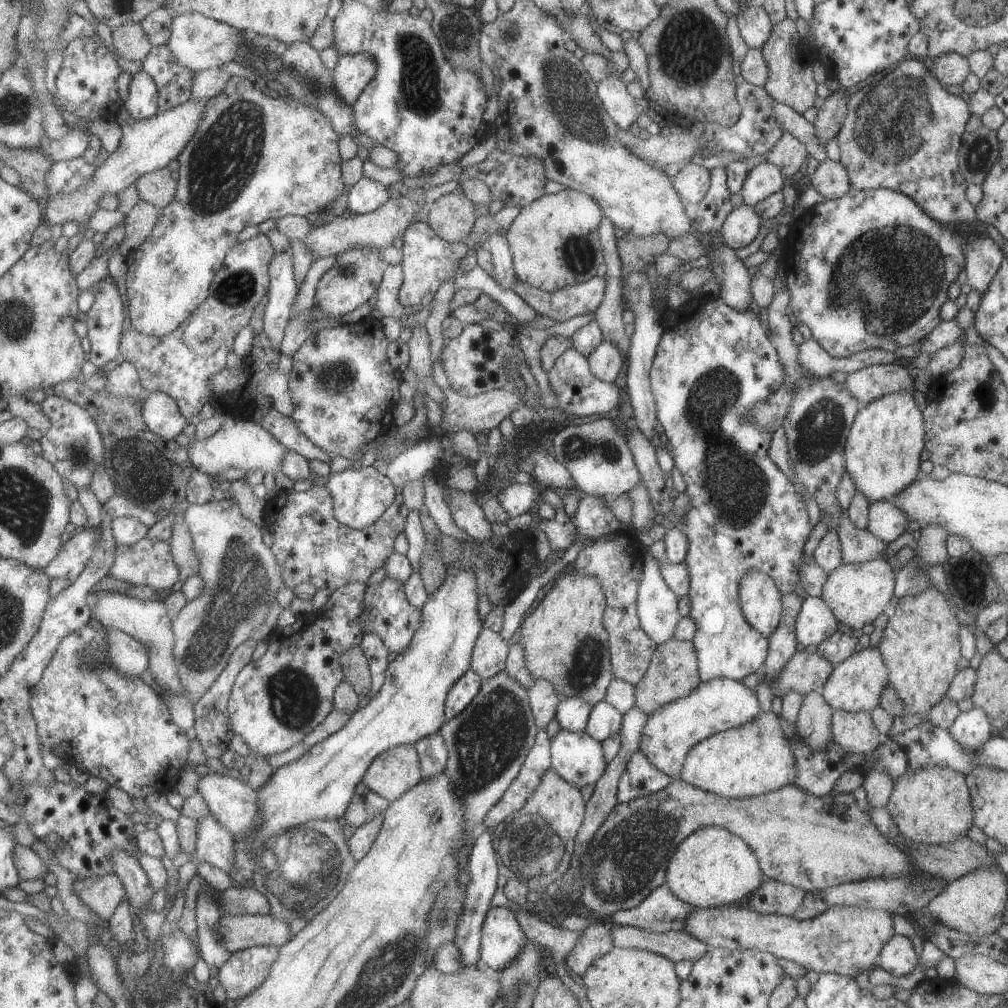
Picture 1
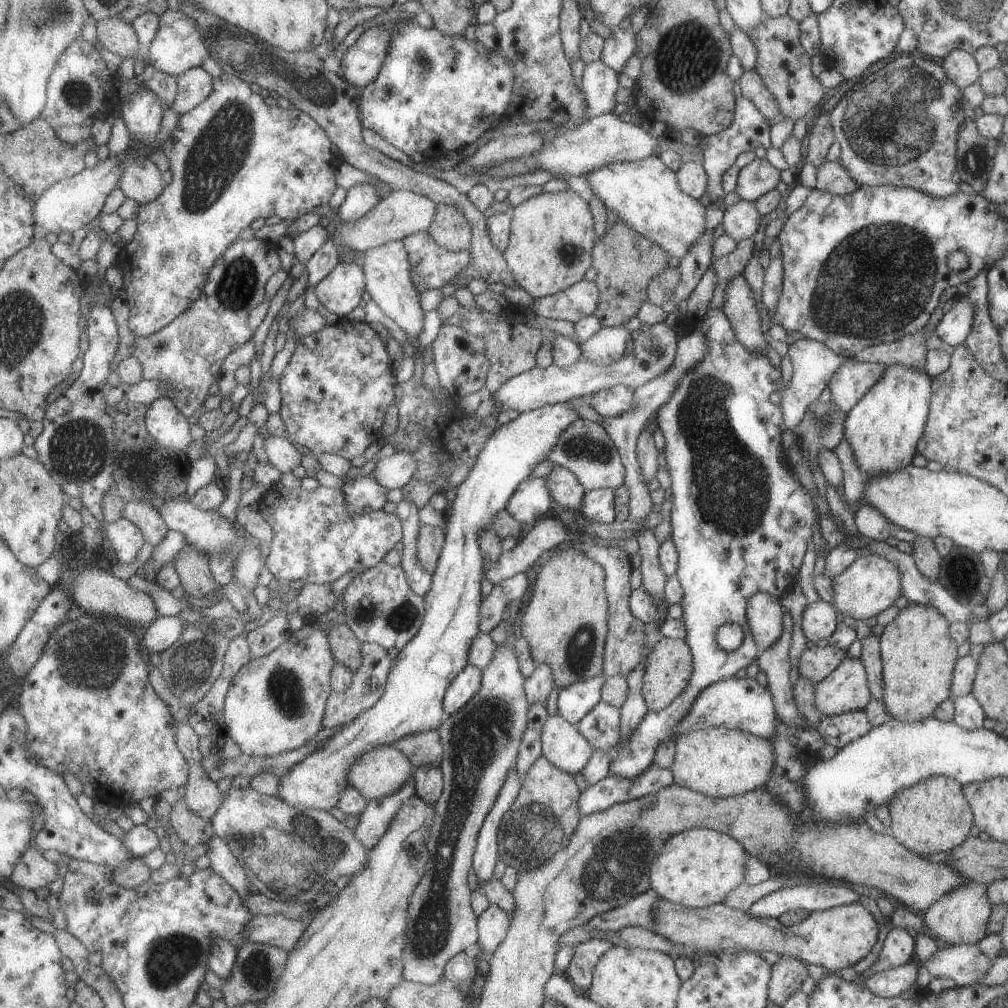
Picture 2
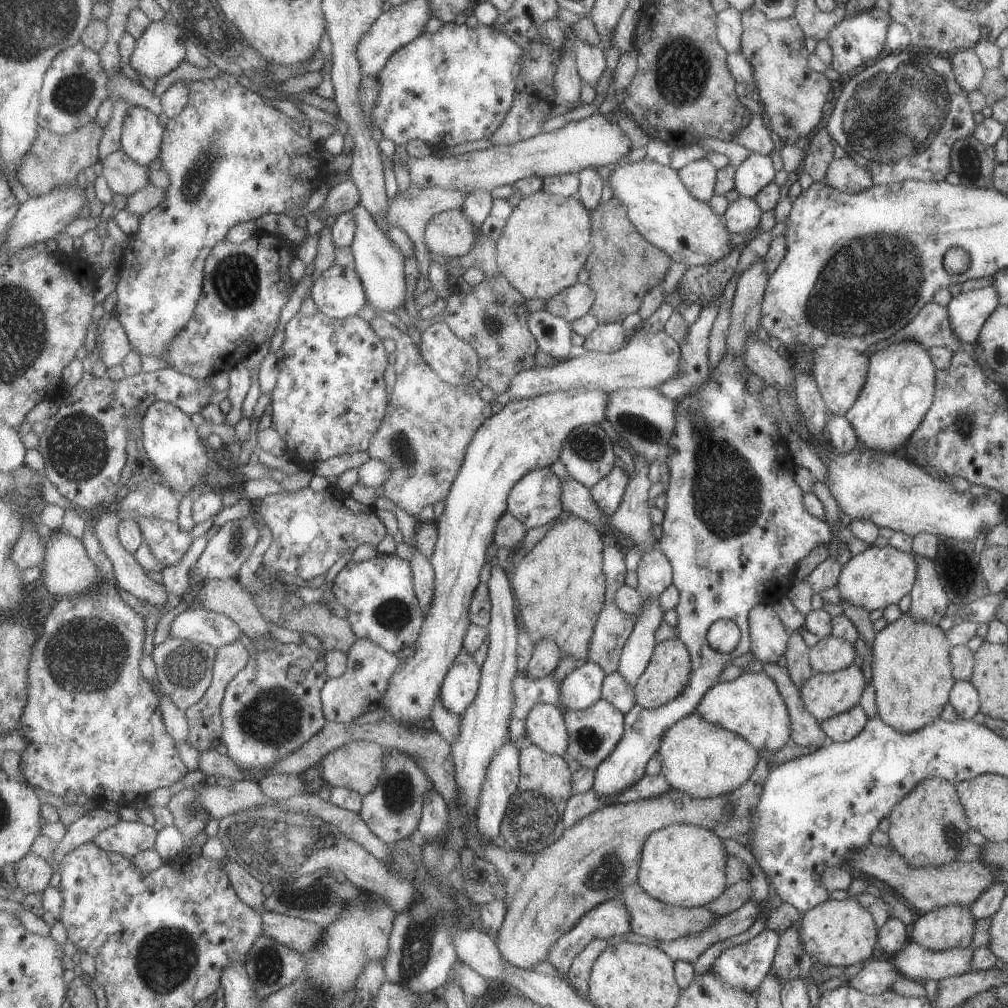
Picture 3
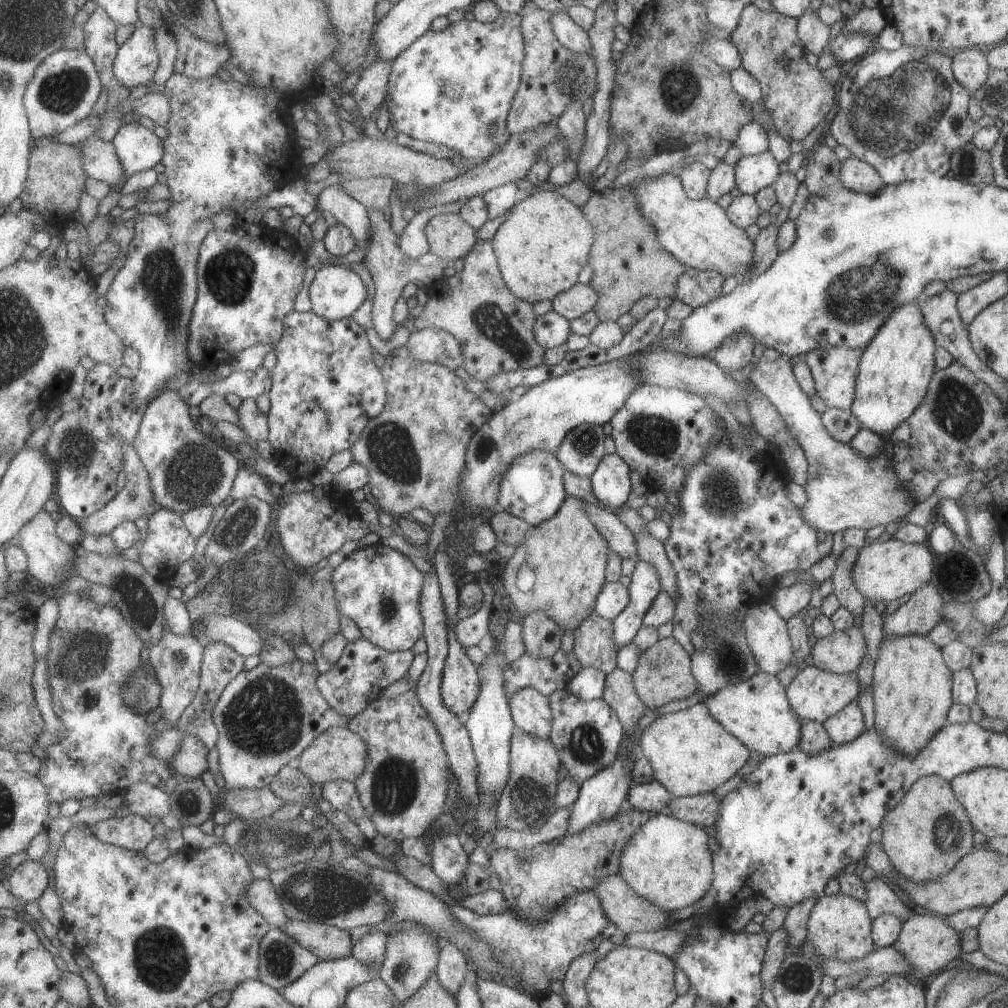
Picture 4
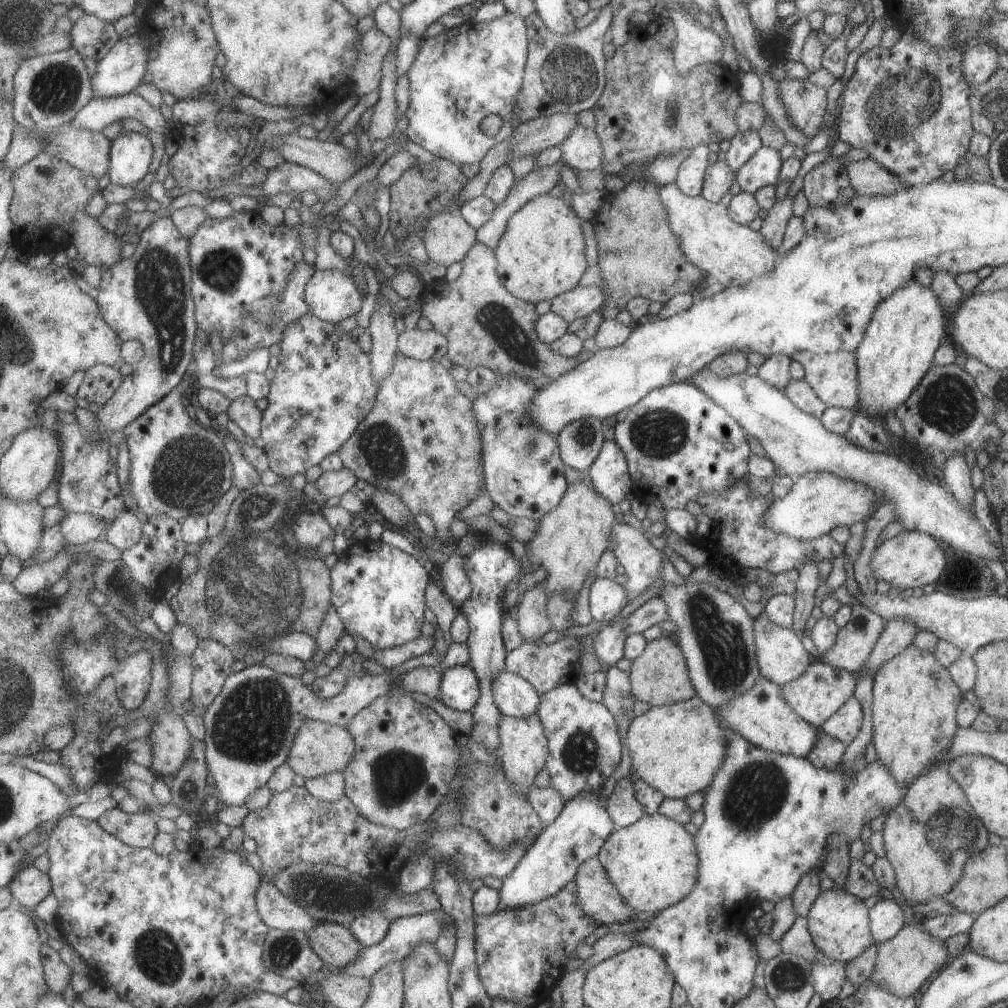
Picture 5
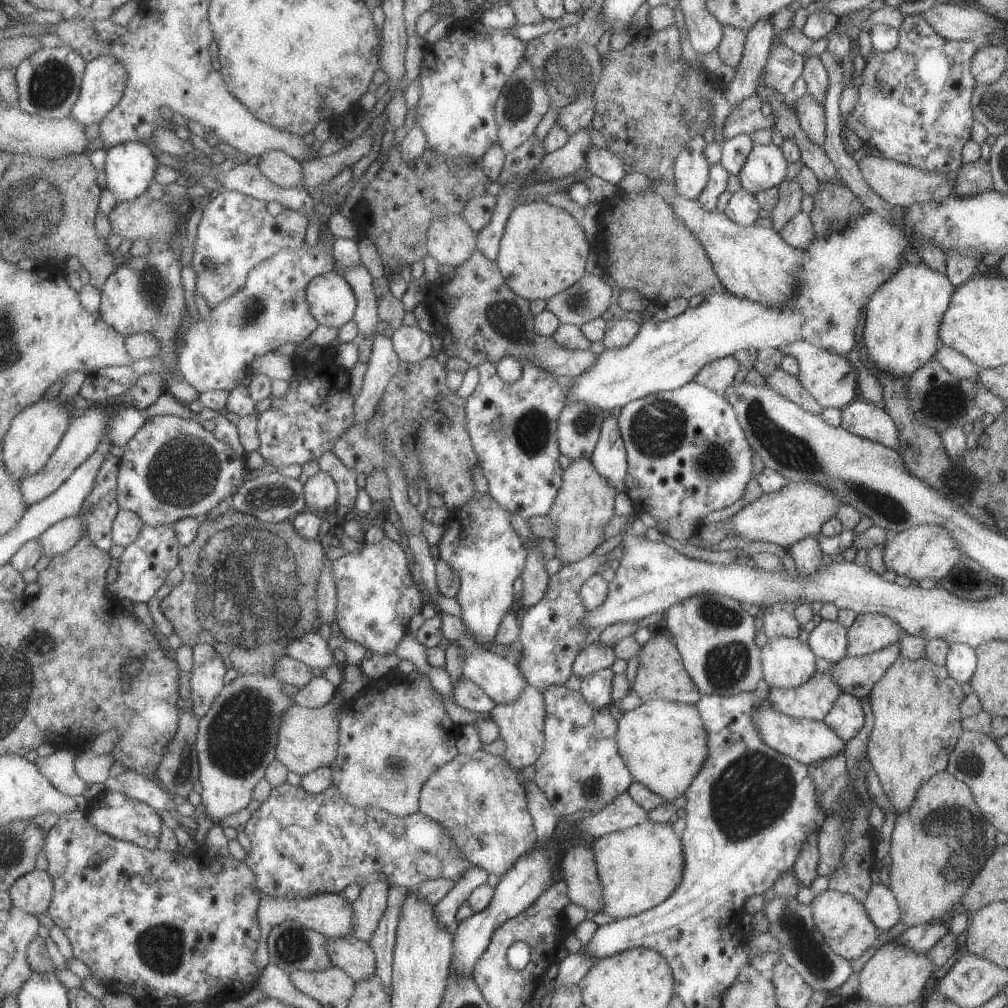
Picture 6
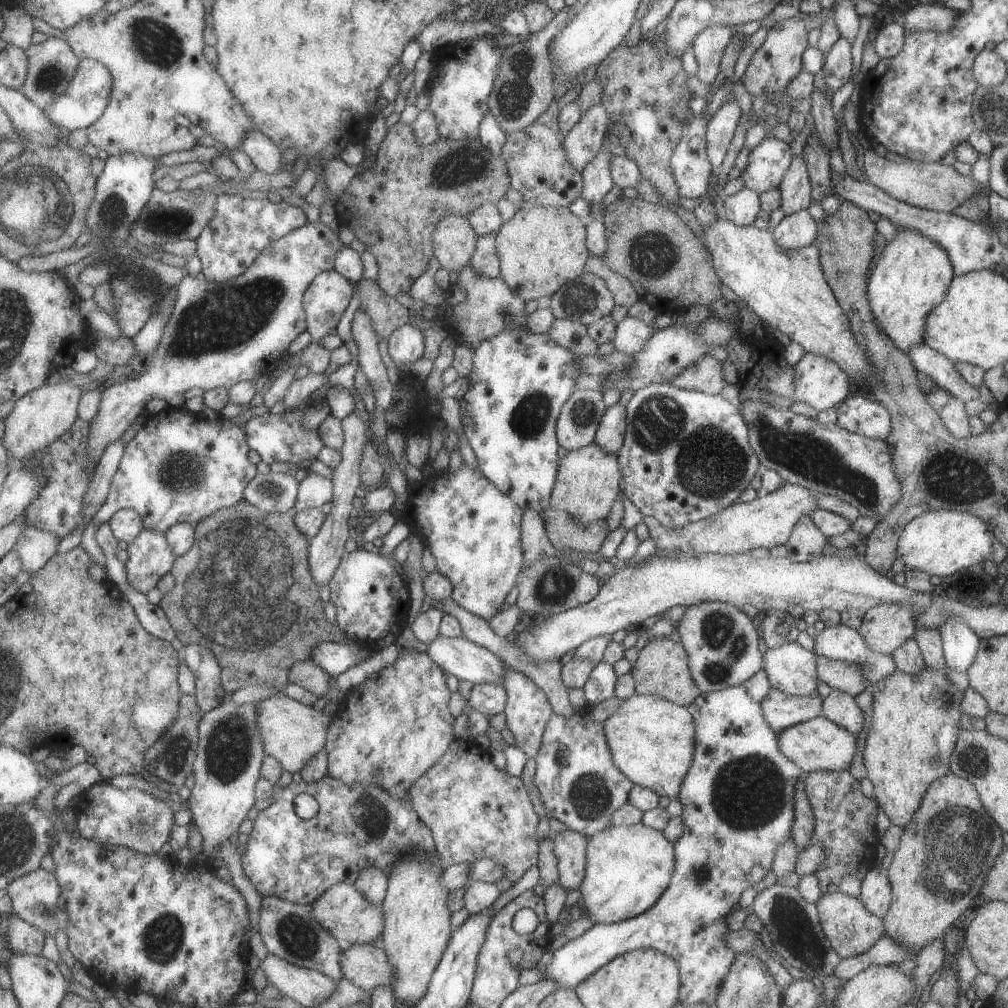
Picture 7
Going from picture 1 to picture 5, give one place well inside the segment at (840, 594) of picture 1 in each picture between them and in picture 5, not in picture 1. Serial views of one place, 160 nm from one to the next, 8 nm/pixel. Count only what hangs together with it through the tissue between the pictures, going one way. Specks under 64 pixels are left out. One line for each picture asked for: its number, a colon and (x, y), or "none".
2: (870, 584)
3: (876, 577)
4: (884, 571)
5: (910, 558)

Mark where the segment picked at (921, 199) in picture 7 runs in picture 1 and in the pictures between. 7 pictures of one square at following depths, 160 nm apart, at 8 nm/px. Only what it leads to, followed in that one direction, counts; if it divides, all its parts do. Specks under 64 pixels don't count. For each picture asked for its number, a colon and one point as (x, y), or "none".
1: (830, 179)
2: (831, 177)
3: (844, 175)
4: (855, 175)
5: (867, 177)
6: (900, 185)

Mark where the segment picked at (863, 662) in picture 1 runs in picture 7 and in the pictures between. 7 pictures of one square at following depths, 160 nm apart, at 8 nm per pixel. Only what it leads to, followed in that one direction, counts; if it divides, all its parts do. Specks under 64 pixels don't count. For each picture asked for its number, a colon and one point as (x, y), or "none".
2: (845, 688)
3: (824, 694)
4: (814, 694)
5: (815, 694)
6: (812, 700)
7: (780, 710)

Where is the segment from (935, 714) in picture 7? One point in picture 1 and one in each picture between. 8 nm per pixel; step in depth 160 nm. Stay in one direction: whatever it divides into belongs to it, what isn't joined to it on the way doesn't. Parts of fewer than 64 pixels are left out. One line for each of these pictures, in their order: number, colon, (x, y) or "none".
1: (920, 644)
2: (918, 655)
3: (911, 673)
4: (911, 685)
5: (914, 699)
6: (915, 705)

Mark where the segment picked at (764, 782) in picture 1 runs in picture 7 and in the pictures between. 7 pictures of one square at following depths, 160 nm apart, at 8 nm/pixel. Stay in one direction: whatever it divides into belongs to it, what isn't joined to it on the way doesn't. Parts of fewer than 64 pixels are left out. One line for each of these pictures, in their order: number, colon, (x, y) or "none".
2: (718, 762)
3: (703, 760)
4: (691, 754)
5: (676, 749)
6: (662, 744)
7: (651, 740)

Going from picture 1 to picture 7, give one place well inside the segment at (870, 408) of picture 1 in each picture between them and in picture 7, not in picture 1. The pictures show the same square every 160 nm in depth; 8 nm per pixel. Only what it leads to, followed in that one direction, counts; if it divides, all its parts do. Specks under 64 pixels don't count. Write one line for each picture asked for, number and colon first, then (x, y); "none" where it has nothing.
2: (882, 429)
3: (898, 391)
4: (894, 369)
5: (897, 348)
6: (903, 315)
7: (911, 277)

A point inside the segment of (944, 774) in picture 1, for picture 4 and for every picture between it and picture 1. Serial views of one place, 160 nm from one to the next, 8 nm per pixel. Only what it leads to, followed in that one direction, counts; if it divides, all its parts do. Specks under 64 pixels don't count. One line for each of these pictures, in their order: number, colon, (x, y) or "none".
2: (931, 816)
3: (927, 826)
4: (924, 835)

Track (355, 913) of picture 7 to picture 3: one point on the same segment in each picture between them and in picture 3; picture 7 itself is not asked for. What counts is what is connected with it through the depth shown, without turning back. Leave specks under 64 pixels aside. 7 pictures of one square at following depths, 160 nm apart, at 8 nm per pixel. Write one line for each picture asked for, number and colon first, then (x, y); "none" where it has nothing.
3: (250, 888)
4: (262, 893)
5: (279, 911)
6: (332, 914)

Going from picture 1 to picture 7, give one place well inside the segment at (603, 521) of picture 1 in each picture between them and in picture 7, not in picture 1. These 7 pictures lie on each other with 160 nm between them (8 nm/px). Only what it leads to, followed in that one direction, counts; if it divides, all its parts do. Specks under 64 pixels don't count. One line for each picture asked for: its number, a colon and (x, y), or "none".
2: (597, 505)
3: (607, 493)
4: (609, 482)
5: (608, 474)
6: (609, 458)
7: (608, 437)

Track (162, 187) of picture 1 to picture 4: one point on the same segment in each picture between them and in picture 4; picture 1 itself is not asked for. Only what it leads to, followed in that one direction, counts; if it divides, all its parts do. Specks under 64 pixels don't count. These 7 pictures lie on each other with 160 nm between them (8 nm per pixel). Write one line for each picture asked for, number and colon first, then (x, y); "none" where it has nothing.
2: (142, 180)
3: (126, 176)
4: (102, 162)

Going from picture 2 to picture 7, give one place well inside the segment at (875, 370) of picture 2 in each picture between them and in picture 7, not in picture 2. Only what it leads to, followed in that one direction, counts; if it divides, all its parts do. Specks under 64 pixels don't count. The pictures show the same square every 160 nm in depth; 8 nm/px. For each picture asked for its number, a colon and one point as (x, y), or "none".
3: (839, 373)
4: (834, 369)
5: (833, 376)
6: (830, 379)
7: (819, 382)

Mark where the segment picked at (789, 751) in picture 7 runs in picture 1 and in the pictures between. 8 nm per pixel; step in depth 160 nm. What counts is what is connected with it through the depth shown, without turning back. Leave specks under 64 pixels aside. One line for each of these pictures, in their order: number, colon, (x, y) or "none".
1: (719, 704)
2: (745, 704)
3: (750, 705)
4: (756, 712)
5: (760, 715)
6: (806, 741)

